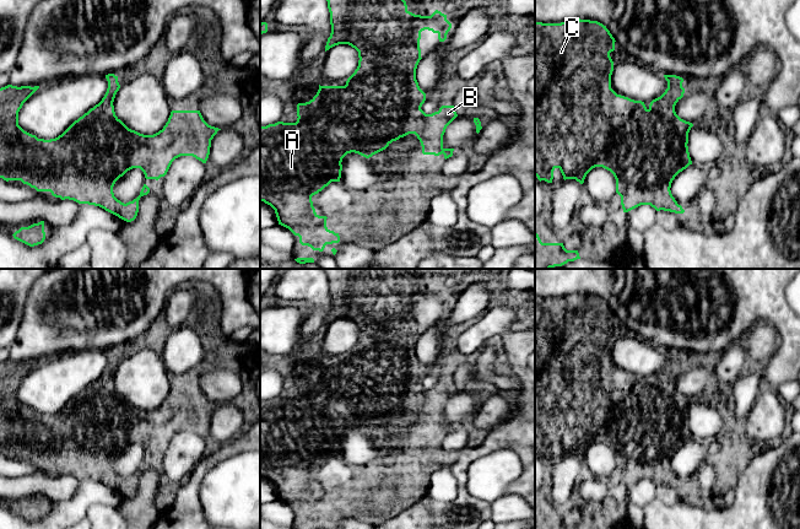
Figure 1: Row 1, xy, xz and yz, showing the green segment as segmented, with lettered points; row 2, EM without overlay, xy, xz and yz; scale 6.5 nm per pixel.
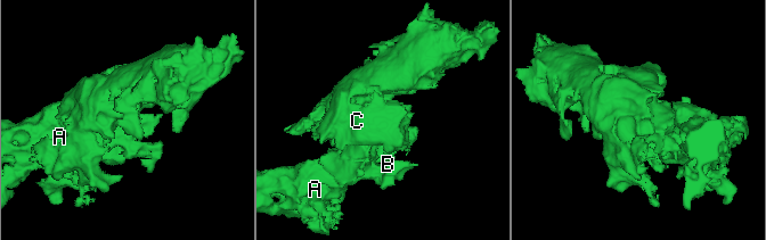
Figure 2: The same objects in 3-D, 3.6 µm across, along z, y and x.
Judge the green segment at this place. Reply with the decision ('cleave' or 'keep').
keep

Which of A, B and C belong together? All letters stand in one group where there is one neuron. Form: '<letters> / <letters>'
A B C

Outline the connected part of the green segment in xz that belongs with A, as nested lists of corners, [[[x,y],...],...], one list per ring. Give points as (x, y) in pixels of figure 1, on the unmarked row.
[[[324,269],[330,287],[331,308],[325,326],[339,319],[348,319],[358,326],[358,341],[345,361],[320,361],[317,369],[306,378],[297,379],[297,396],[277,396],[260,401],[260,476],[270,480],[279,500],[299,512],[302,520],[323,527],[326,519],[339,518],[340,511],[326,502],[326,491],[319,491],[312,471],[331,457],[340,457],[342,433],[351,427],[366,433],[385,425],[393,416],[415,409],[421,417],[423,430],[453,431],[454,423],[443,422],[447,401],[458,392],[454,380],[442,380],[438,387],[426,389],[421,382],[426,368],[416,355],[416,344],[421,333],[420,314],[425,304],[438,309],[439,317],[447,314],[452,298],[447,290],[436,285],[431,291],[415,290],[407,285],[400,269]]]

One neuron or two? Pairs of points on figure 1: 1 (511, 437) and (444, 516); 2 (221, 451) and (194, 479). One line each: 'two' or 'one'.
1: one
2: one

